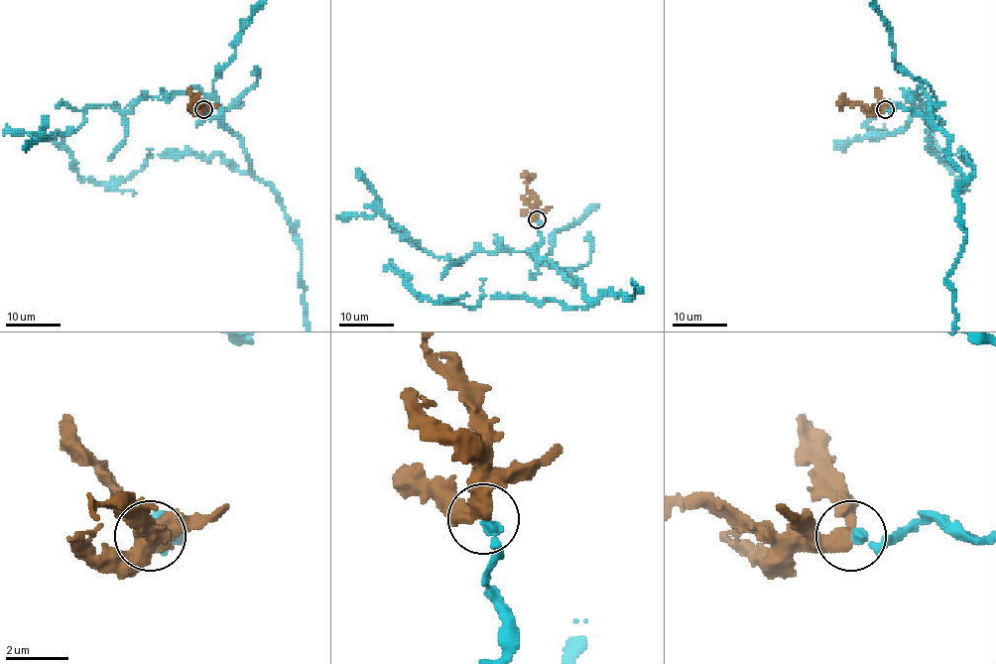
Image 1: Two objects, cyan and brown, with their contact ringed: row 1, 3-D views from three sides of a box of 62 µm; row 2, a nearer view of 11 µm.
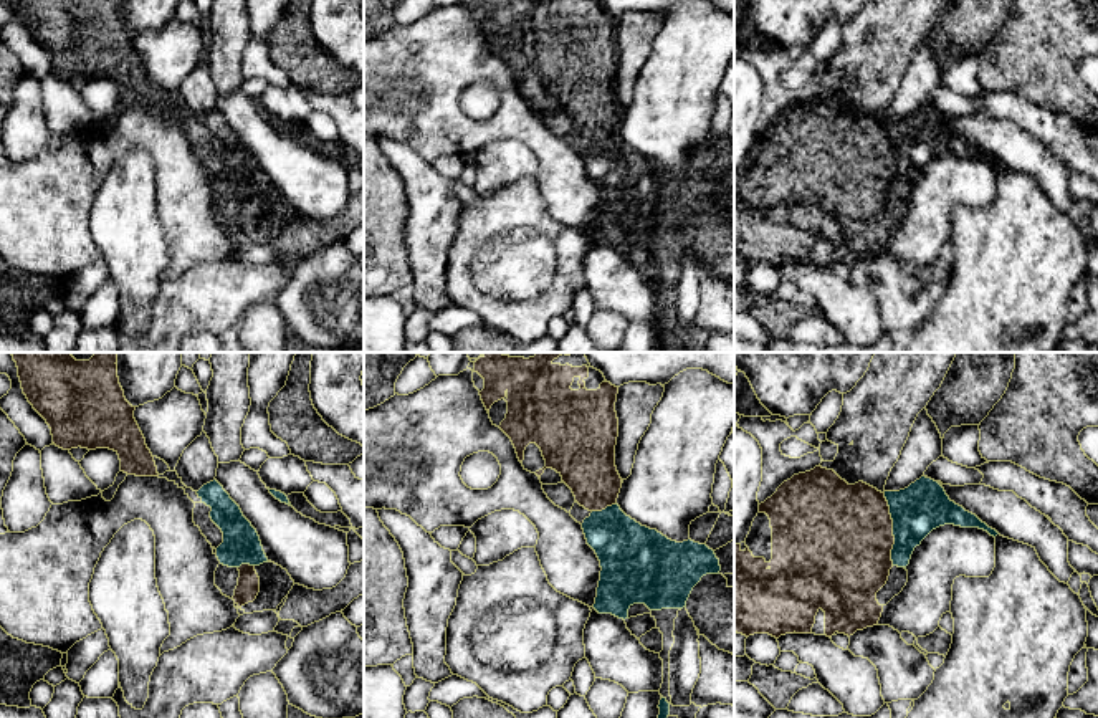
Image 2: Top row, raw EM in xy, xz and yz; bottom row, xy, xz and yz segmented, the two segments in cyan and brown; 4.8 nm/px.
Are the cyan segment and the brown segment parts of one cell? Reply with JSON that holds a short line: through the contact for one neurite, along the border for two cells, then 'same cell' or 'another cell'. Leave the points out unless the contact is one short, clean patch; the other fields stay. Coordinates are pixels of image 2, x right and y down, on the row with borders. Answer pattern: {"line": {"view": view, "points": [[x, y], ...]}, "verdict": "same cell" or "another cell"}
{"line": {"view": "yz", "points": [[920, 508], [893, 530], [842, 535]]}, "verdict": "same cell"}

